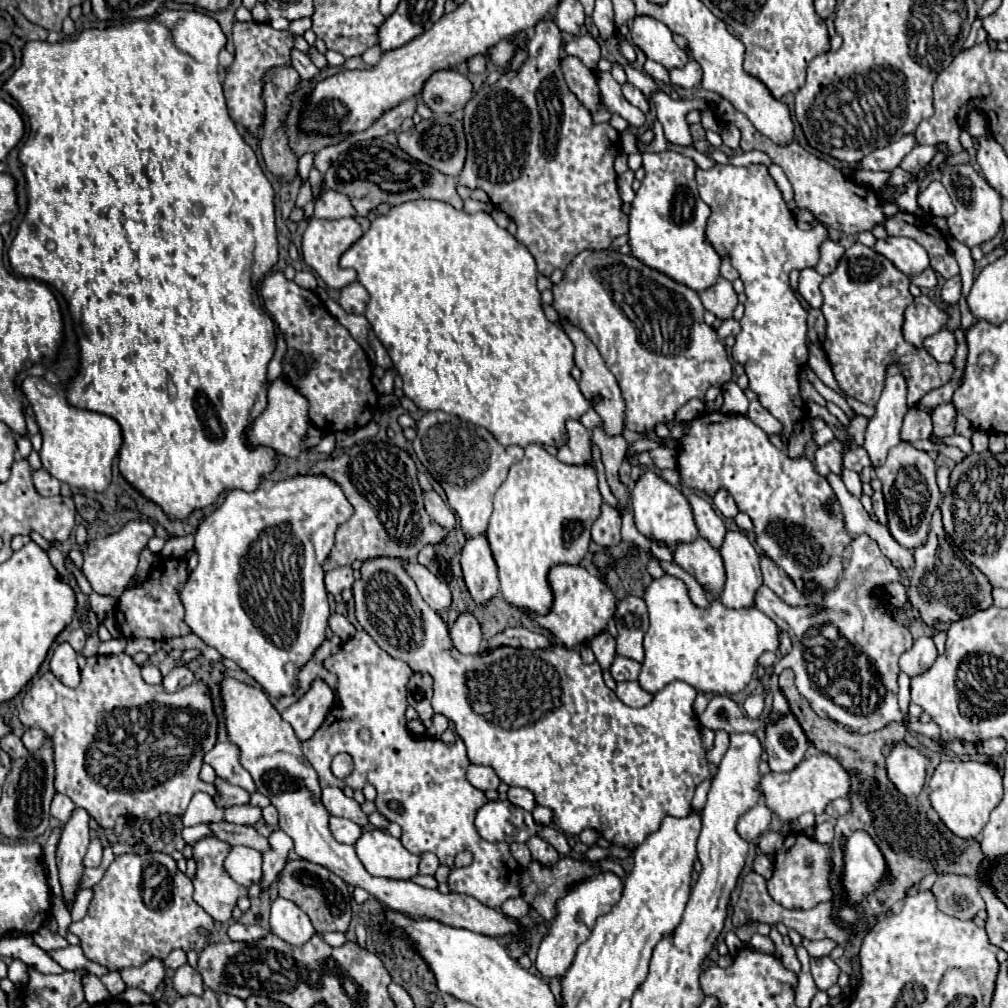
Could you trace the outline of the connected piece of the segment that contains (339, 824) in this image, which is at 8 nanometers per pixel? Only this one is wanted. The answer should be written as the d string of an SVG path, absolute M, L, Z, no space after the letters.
M338 816L330 818L330 830L334 838L342 844L354 844L356 838L362 834L362 828L358 824L354 824L348 818L338 818Z

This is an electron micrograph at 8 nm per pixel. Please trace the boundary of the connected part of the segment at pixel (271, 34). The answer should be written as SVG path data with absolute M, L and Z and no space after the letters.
M302 18L300 22L292 22L286 30L274 30L270 24L234 24L234 62L226 70L224 78L224 94L230 110L230 118L236 124L242 124L248 132L254 136L258 134L258 128L264 124L264 108L266 102L262 98L264 90L264 76L268 70L276 66L290 66L292 64L292 50L294 50L294 36L304 36L306 30L310 30L310 20Z

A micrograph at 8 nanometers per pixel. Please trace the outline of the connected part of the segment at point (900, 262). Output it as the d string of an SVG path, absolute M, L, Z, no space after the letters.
M888 236L888 238L876 240L874 250L878 254L882 254L884 258L888 258L906 276L920 274L922 270L926 270L930 266L926 250L912 238Z

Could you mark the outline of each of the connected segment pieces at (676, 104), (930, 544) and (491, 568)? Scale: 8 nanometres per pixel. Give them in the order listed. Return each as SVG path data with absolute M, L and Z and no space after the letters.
M658 92L652 96L652 102L658 112L658 120L664 128L666 140L674 146L694 146L694 140L690 136L690 128L686 124L686 114L690 110L700 110L702 106L710 106L702 98L694 100L672 100L668 94Z
M940 506L932 516L926 542L914 550L914 560L916 566L910 578L908 598L926 624L930 626L934 626L936 622L948 624L954 622L956 618L964 618L964 614L972 614L972 610L984 610L992 606L992 596L990 596L992 586L988 578L976 566L972 566L964 558L964 554L946 538Z
M486 534L468 538L462 548L462 572L464 582L476 602L486 602L500 590L498 568L488 544Z

